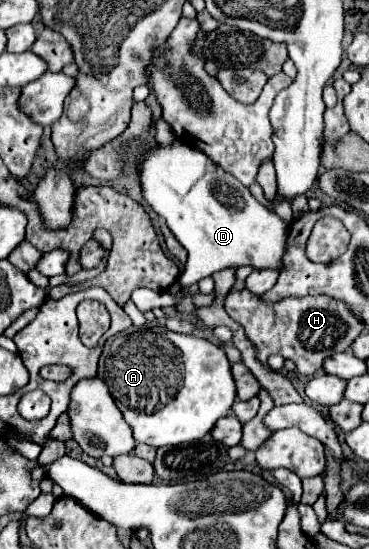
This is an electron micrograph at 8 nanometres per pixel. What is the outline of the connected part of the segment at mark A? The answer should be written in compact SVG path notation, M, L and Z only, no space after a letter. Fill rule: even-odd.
M164 325L118 335L110 341L104 353L104 381L110 389L114 403L122 411L126 423L132 427L134 439L138 443L148 443L154 447L180 445L202 439L210 431L214 439L228 447L238 445L242 439L242 423L230 413L232 403L236 401L236 385L232 379L230 361L226 359L226 353L218 345L206 339L174 333L168 331Z

